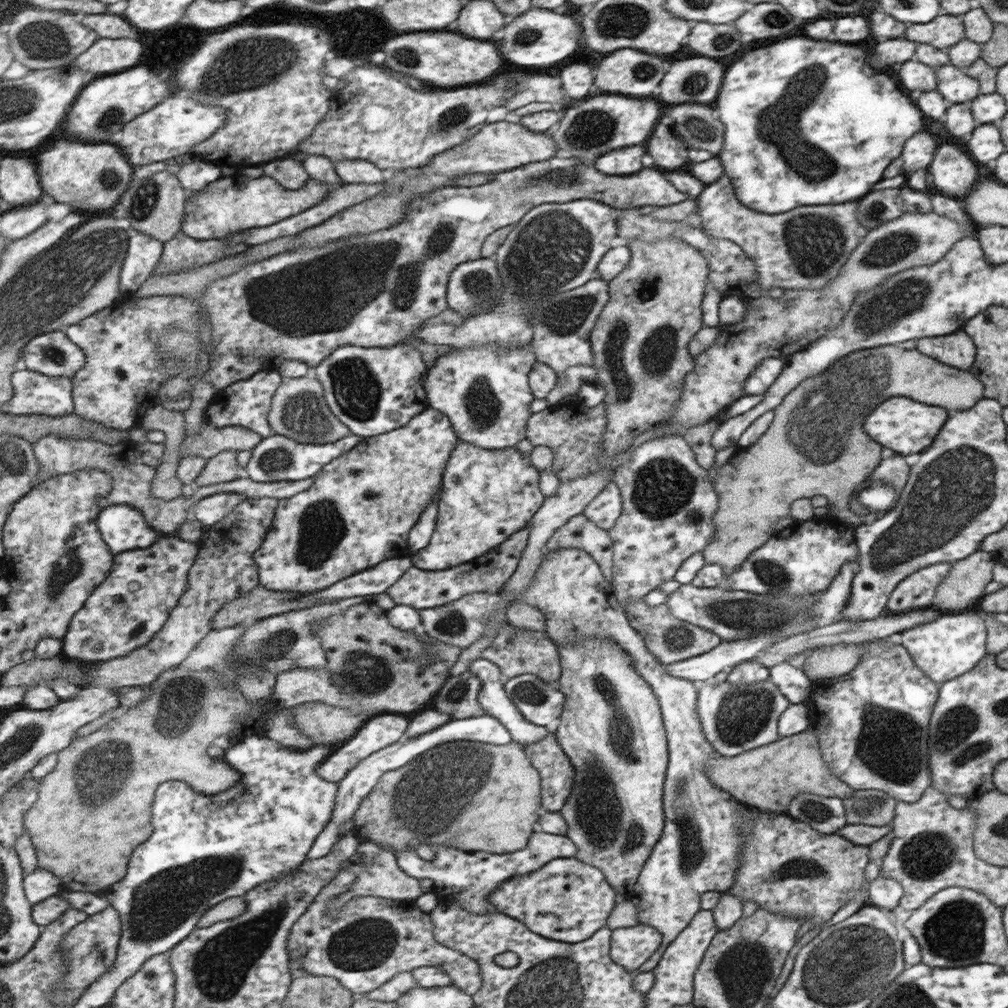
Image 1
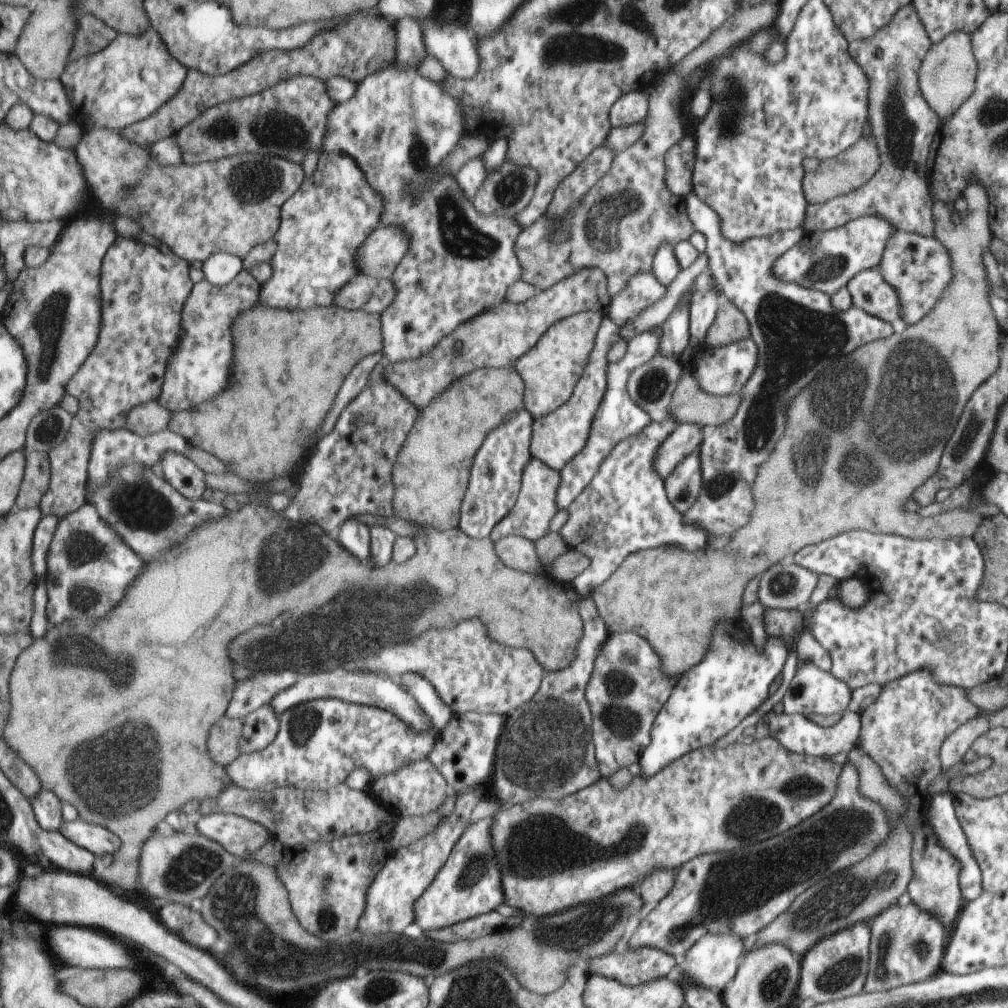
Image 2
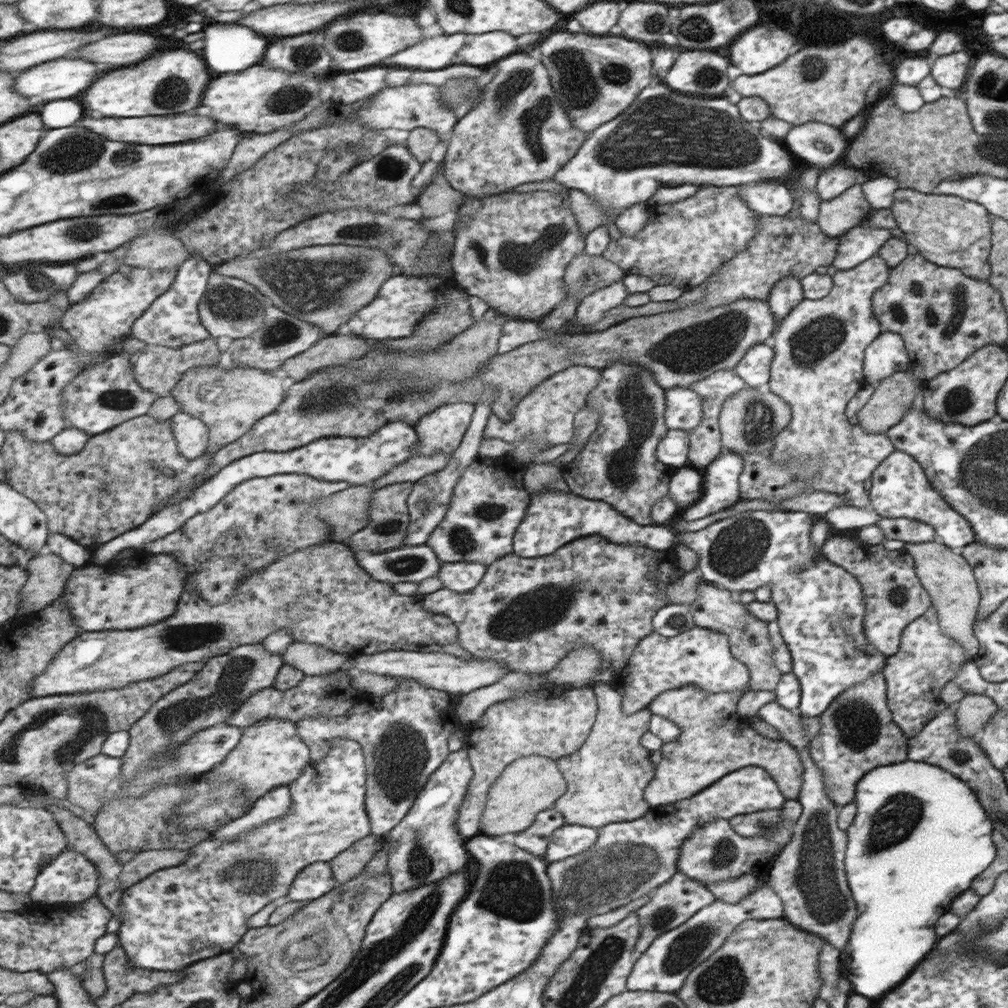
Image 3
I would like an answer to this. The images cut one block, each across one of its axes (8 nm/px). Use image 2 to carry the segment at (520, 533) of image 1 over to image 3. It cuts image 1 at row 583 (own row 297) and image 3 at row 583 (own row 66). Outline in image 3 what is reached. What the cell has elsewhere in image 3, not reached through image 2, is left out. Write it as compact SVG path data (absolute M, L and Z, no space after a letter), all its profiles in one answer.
M425 544L399 546L373 553L357 550L353 554L361 568L373 579L389 585L395 582L419 583L424 578L436 576L441 565L432 547Z

